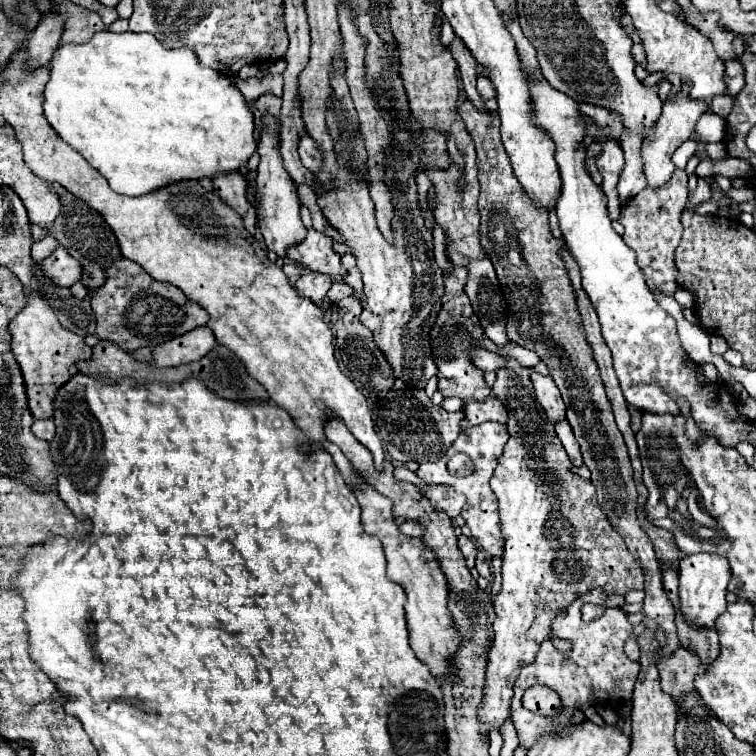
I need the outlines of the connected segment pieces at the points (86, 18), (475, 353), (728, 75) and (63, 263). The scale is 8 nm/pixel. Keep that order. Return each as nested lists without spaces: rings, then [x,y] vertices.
[[[63,1],[59,5],[55,5],[57,13],[65,13],[65,31],[63,31],[63,43],[75,43],[75,45],[83,45],[87,41],[91,41],[91,37],[97,31],[103,31],[105,25],[101,21],[101,17],[93,11],[87,11],[79,5],[73,5],[71,1]]]
[[[473,347],[469,351],[469,359],[473,361],[477,369],[483,369],[483,371],[497,371],[499,367],[505,367],[505,359],[501,355],[481,349],[481,347]]]
[[[727,61],[725,63],[727,71],[725,71],[725,95],[731,95],[731,97],[737,97],[737,93],[743,89],[745,85],[745,77],[743,77],[743,65],[739,61]]]
[[[57,247],[53,255],[43,261],[41,269],[59,287],[71,287],[81,279],[81,263],[61,247]]]

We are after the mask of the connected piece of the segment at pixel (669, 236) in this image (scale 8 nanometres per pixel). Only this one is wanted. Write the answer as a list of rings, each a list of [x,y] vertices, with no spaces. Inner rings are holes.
[[[677,169],[673,177],[659,189],[649,187],[639,192],[621,207],[619,223],[625,227],[623,241],[629,249],[637,253],[637,265],[645,277],[645,283],[651,291],[661,291],[667,297],[673,297],[677,289],[677,267],[673,261],[673,253],[681,241],[681,213],[687,207],[687,175],[683,169]]]

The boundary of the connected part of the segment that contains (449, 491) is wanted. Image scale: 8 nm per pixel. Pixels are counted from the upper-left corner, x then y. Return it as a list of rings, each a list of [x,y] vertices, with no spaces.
[[[427,485],[425,497],[431,501],[433,507],[443,509],[449,517],[459,515],[465,503],[465,499],[453,487],[447,487],[447,485]]]

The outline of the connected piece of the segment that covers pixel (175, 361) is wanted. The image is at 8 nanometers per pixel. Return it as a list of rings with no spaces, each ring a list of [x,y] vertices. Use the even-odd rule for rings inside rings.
[[[197,327],[179,339],[173,337],[171,341],[153,347],[151,349],[153,365],[161,369],[161,367],[179,367],[185,363],[199,361],[215,347],[215,344],[216,341],[209,327]]]

